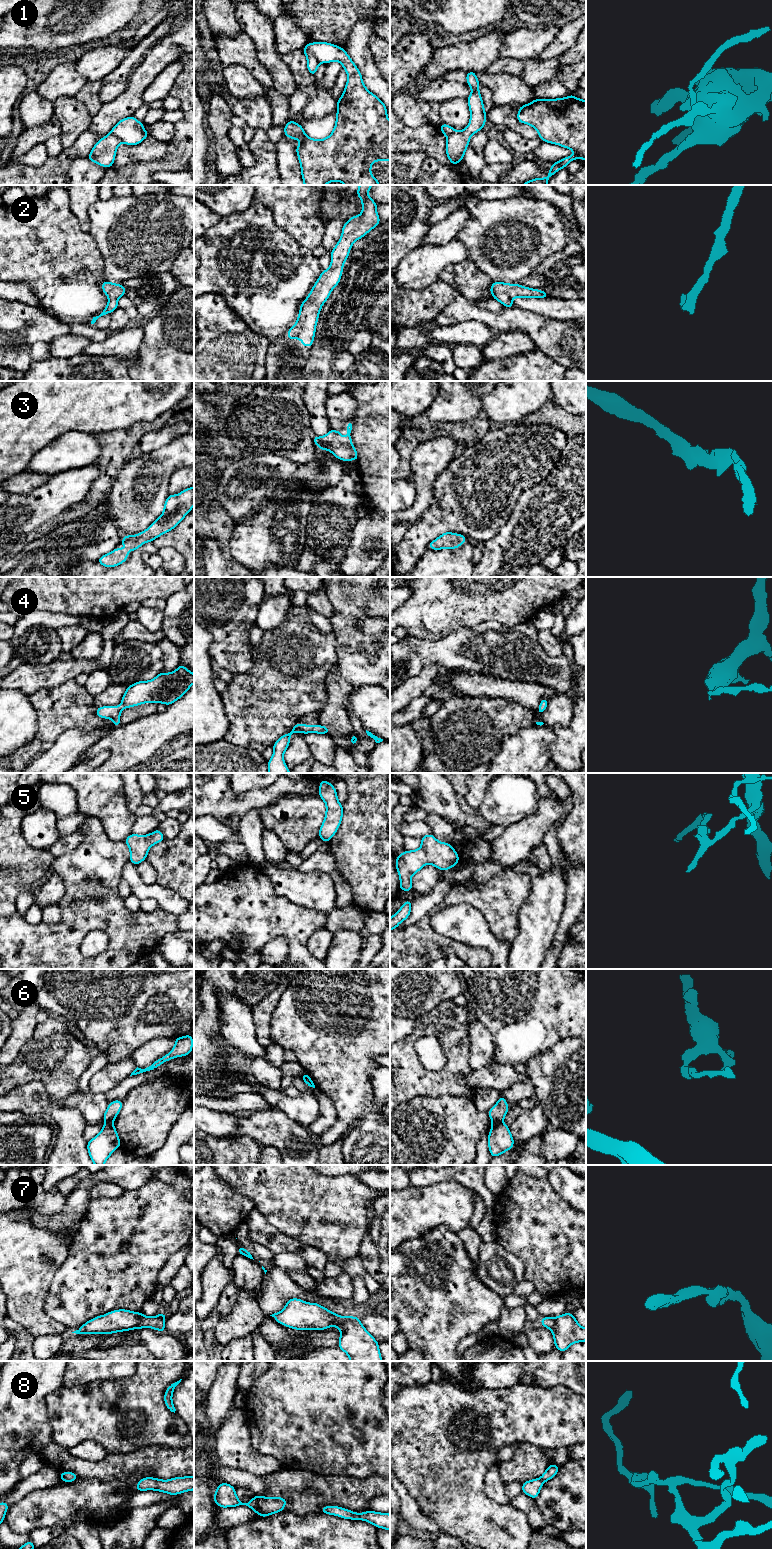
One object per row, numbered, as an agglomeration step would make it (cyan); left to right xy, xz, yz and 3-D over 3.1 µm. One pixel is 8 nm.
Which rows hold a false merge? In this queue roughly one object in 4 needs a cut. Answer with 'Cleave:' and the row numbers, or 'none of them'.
Cleave: 1, 6, 8

